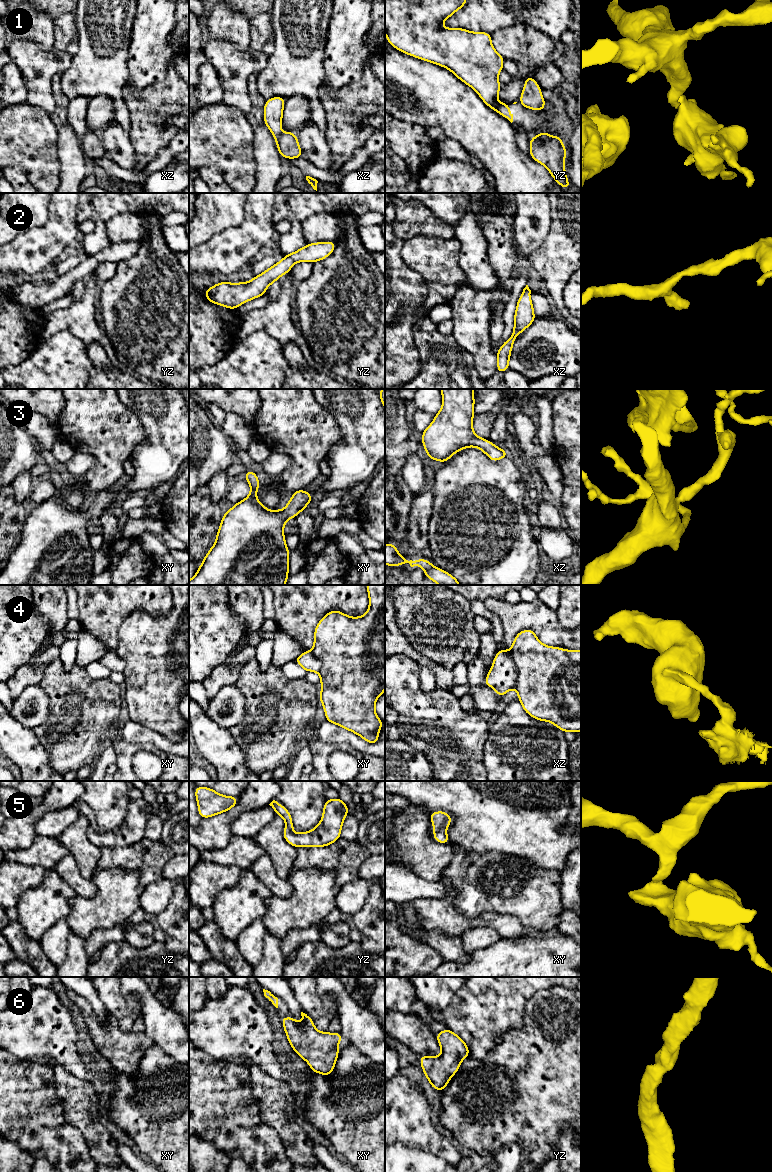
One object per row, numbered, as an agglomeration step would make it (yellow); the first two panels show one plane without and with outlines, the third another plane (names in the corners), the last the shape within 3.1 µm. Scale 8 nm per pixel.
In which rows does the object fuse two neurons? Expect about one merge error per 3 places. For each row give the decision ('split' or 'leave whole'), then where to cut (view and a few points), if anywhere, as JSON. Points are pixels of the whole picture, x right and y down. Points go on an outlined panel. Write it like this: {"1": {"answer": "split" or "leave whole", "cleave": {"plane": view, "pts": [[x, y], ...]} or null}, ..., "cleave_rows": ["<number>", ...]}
{"1": {"answer": "split", "cleave": {"plane": "xz", "pts": [[282, 133], [276, 139]]}}, "2": {"answer": "leave whole", "cleave": null}, "3": {"answer": "leave whole", "cleave": null}, "4": {"answer": "split", "cleave": {"plane": "xz", "pts": [[508, 652], [515, 667], [514, 687]]}}, "5": {"answer": "leave whole", "cleave": null}, "6": {"answer": "leave whole", "cleave": null}, "cleave_rows": ["1", "4"]}

